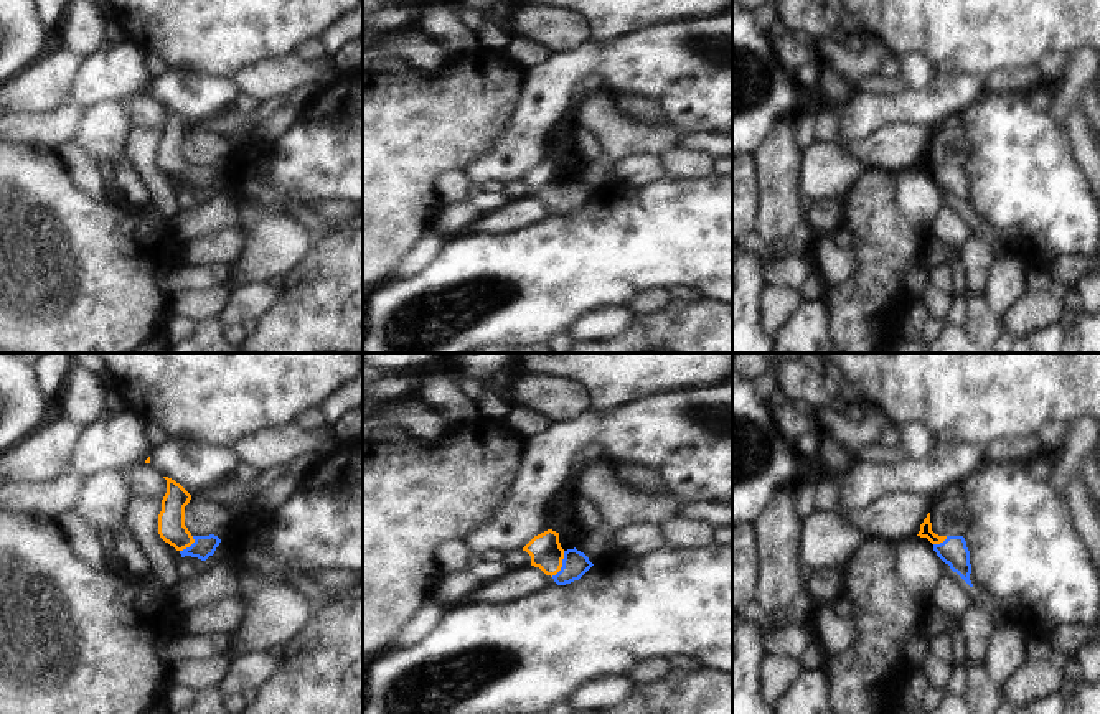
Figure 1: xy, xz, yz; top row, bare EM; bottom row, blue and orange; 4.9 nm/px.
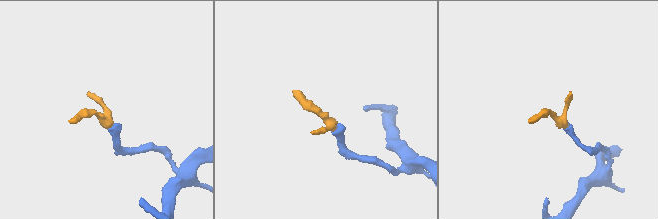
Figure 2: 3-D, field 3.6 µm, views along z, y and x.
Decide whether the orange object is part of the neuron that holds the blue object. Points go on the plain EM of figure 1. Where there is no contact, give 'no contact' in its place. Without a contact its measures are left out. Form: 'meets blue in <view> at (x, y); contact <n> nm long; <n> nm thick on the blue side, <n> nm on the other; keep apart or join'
meets blue in xz at (563, 195); contact 140 nm long; 130 nm thick on the blue side, 160 nm on the other; join

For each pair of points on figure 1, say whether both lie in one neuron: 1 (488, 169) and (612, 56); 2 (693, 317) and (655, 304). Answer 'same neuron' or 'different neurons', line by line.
1: same neuron
2: different neurons

